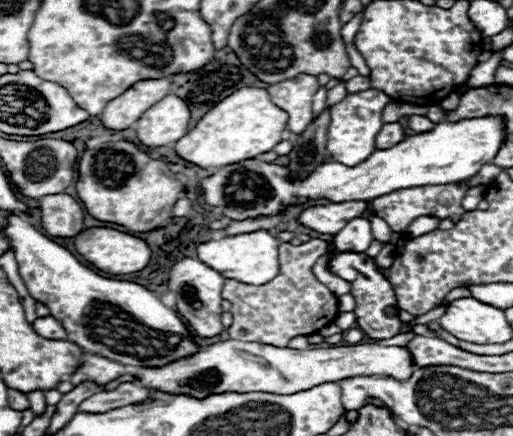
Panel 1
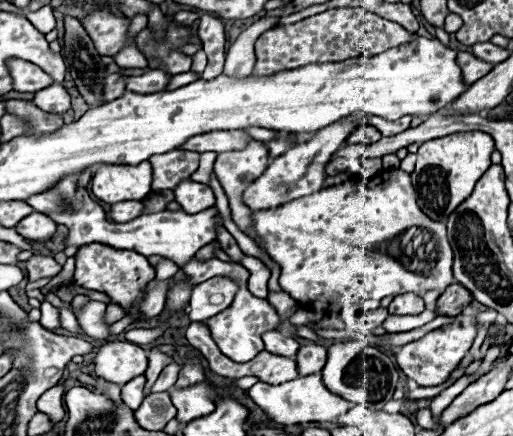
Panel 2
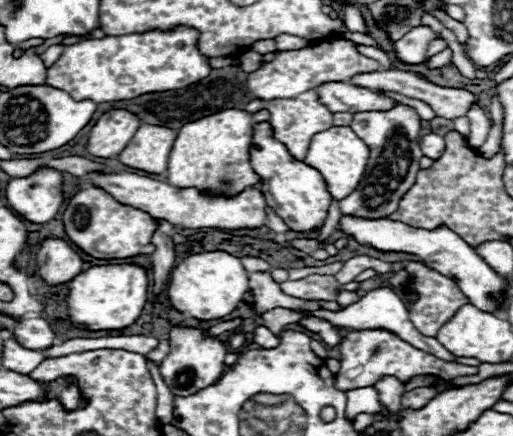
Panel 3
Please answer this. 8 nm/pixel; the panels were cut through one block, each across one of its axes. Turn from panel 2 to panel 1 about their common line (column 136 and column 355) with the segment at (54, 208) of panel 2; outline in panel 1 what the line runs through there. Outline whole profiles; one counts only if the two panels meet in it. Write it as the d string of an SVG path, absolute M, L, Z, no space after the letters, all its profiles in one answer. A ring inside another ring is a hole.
M354 218L342 228L342 232L338 232L332 244L340 252L366 252L372 240L374 236L370 230L370 222L366 218Z

